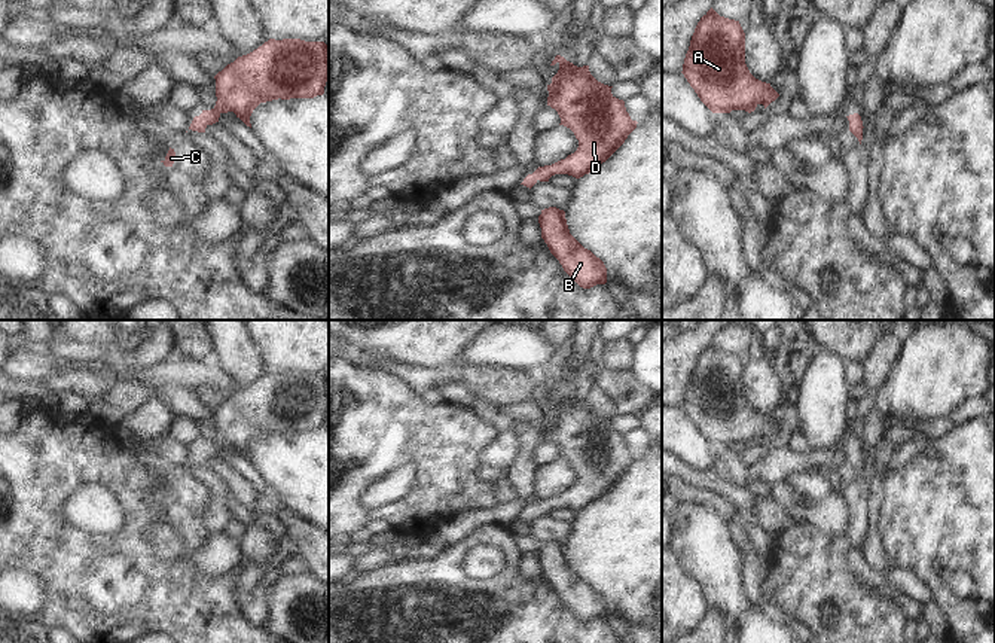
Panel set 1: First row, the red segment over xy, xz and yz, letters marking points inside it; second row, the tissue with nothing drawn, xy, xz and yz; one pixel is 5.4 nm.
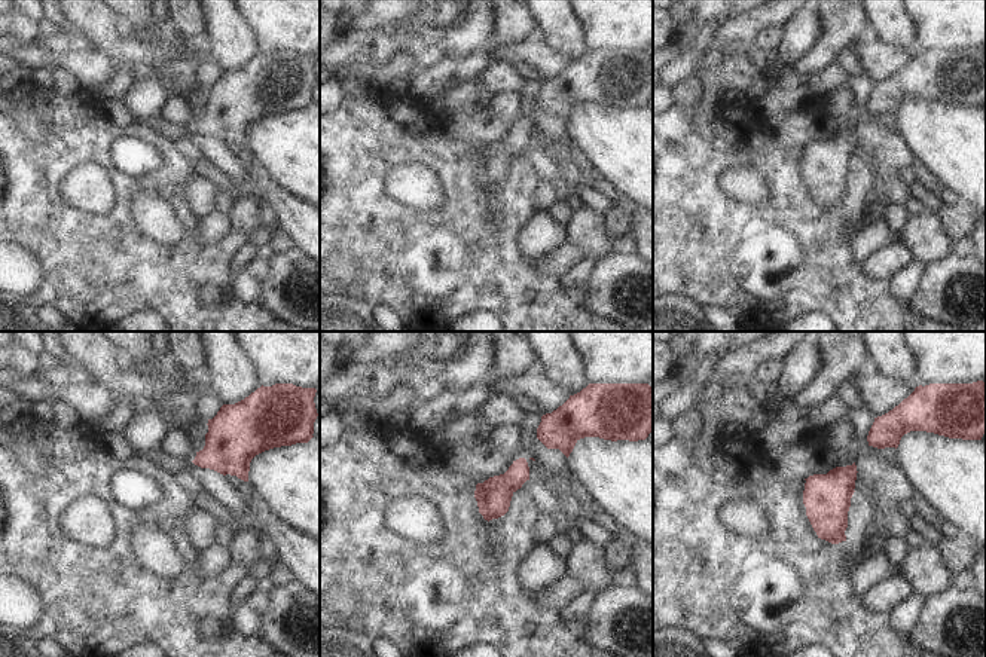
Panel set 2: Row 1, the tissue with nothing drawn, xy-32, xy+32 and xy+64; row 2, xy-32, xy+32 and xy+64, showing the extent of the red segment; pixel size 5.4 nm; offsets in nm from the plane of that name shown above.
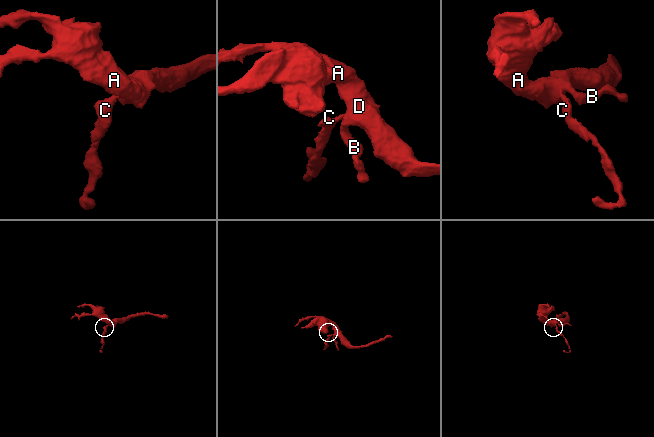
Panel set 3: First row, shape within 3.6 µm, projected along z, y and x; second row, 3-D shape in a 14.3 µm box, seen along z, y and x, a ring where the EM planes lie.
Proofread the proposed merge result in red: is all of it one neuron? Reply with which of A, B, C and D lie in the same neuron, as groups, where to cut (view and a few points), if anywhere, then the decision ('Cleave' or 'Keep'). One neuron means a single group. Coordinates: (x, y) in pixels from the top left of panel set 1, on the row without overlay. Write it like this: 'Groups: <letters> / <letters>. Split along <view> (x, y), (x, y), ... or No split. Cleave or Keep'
Groups: A B C D. No split. Keep

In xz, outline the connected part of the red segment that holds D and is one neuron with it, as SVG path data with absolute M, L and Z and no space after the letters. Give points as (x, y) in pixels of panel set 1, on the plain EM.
M556 388L550 399L559 397L558 406L547 418L547 439L555 442L561 457L579 473L579 481L552 499L538 500L521 518L532 521L538 514L549 515L555 508L576 512L589 508L605 496L637 461L626 445L625 435L611 427L611 421L598 415L589 399L577 400Z

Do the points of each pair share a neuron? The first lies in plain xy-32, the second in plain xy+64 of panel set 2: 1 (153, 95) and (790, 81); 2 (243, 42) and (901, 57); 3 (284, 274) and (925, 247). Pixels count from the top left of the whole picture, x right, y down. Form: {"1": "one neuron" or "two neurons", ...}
{"1": "two neurons", "2": "two neurons", "3": "two neurons"}

